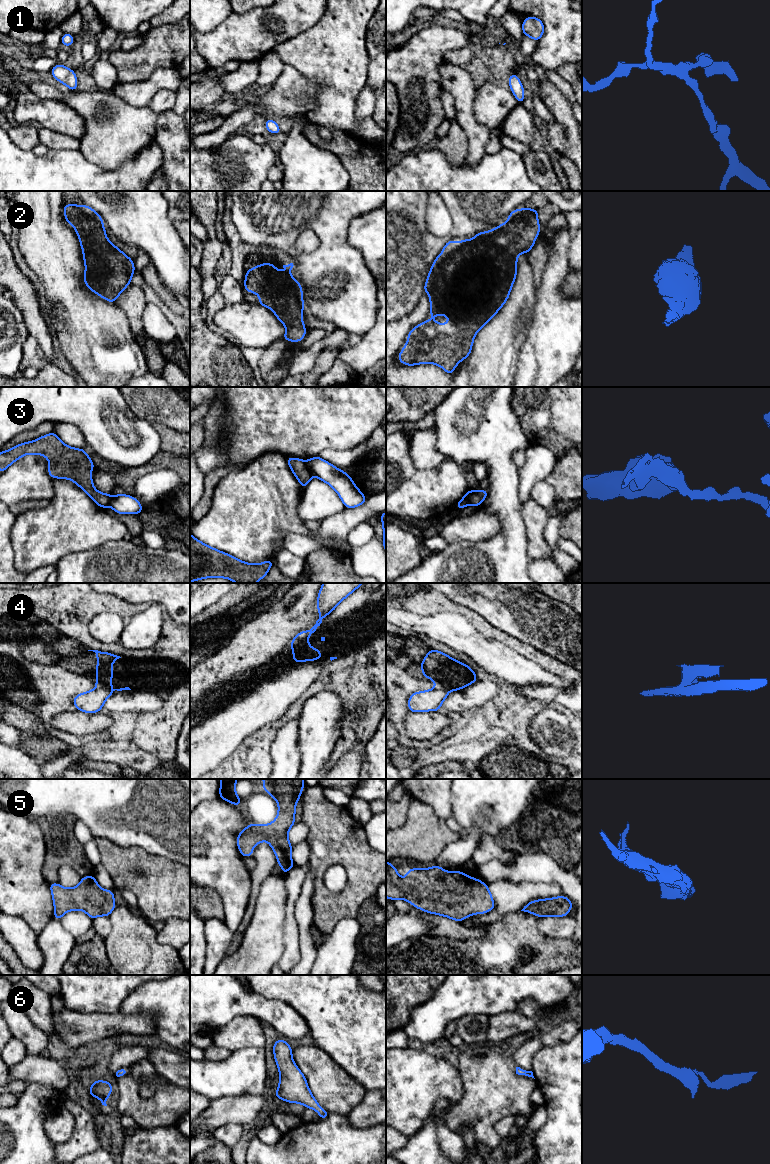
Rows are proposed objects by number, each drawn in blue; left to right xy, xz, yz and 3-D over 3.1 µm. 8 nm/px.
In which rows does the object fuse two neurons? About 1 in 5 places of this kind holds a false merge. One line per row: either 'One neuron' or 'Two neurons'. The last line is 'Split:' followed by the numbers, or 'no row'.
1: One neuron
2: One neuron
3: Two neurons
4: Two neurons
5: One neuron
6: One neuron
Split: 3, 4

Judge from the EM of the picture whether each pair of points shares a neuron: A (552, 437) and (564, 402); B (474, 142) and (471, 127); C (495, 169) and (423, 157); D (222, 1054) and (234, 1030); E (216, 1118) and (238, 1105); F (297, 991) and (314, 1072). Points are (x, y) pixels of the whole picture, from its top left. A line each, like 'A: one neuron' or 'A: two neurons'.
A: one neuron
B: one neuron
C: one neuron
D: two neurons
E: one neuron
F: two neurons

